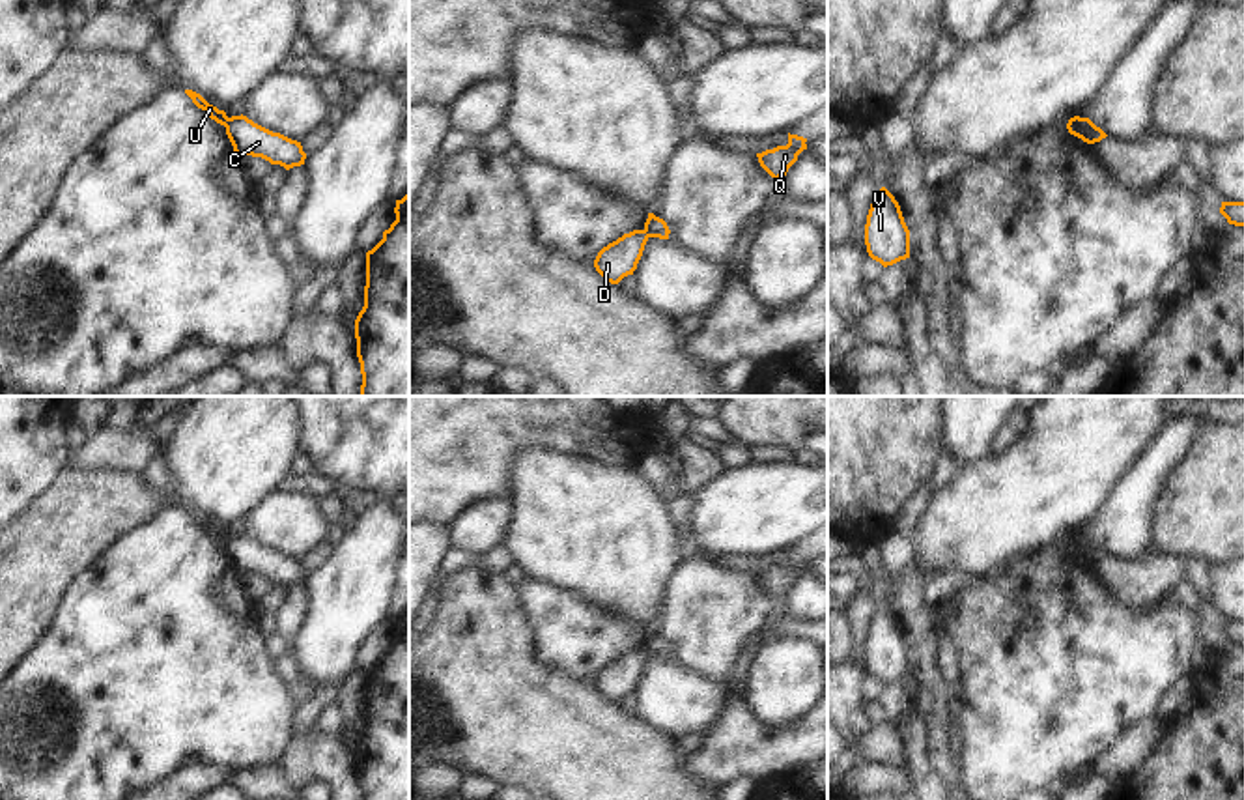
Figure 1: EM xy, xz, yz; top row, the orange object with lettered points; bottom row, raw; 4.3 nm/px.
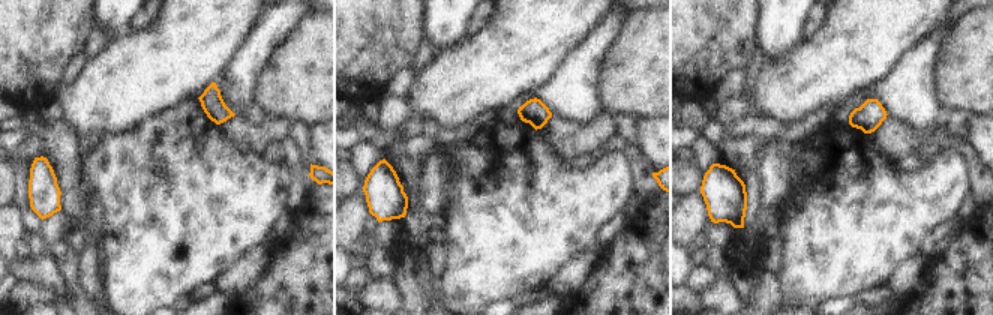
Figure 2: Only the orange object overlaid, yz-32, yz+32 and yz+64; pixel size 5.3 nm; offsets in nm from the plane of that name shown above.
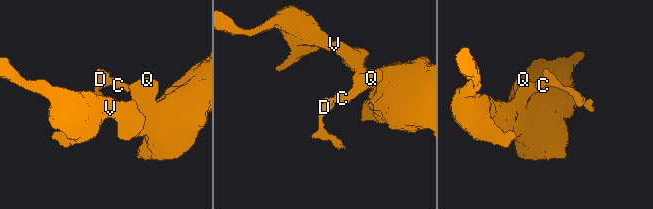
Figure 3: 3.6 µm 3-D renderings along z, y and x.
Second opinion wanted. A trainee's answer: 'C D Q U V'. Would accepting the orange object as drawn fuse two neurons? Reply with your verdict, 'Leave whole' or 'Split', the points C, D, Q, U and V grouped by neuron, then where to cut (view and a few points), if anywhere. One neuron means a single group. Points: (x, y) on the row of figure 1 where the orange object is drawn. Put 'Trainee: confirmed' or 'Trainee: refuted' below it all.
Split. Groups: C Q V / D U. Split along yz (1080, 118), (1095, 141).
Trainee: refuted

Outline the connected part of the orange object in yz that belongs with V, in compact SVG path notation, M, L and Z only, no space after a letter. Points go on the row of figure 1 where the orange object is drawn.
M882 187L870 204L865 224L865 245L884 267L910 258L910 230L895 196Z

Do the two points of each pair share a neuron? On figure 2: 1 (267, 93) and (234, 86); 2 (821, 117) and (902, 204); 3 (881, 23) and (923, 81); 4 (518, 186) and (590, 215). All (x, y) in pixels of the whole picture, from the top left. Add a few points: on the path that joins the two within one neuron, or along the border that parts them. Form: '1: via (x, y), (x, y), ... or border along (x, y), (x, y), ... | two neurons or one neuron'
1: border along (272, 59), (258, 78), (255, 102) | two neurons
2: border along (830, 123), (821, 128) | two neurons
3: border along (930, 33), (879, 81) | two neurons
4: via (536, 204), (542, 210), (572, 210) | one neuron

